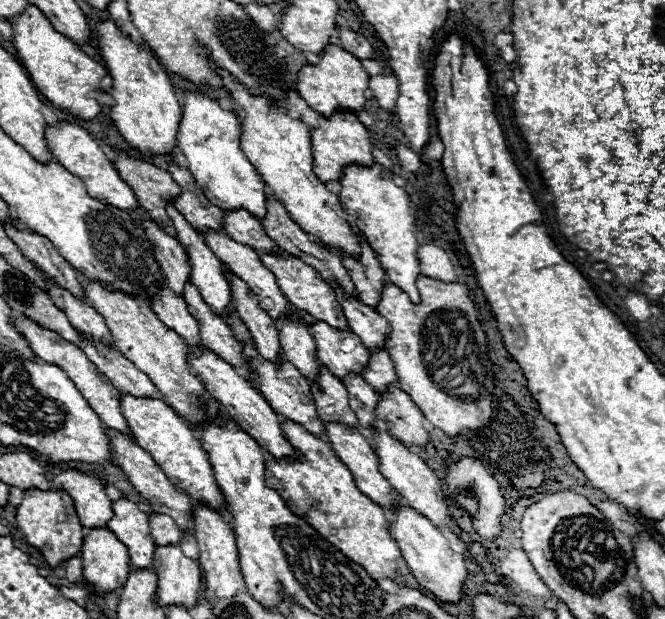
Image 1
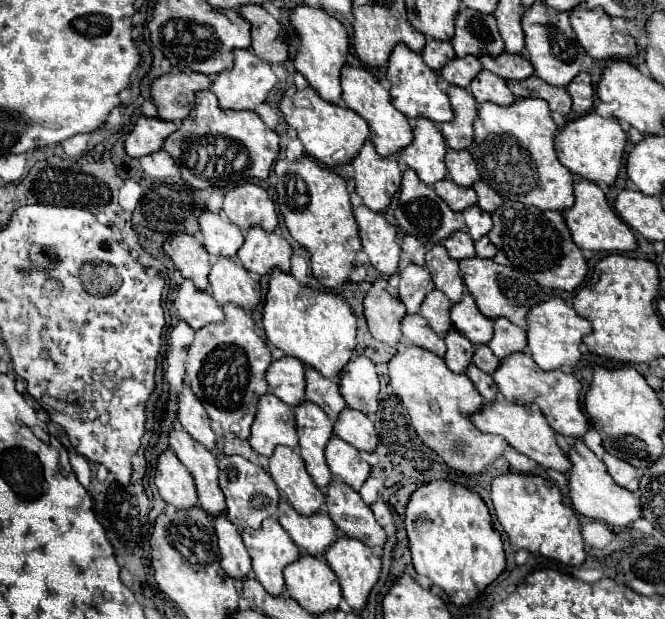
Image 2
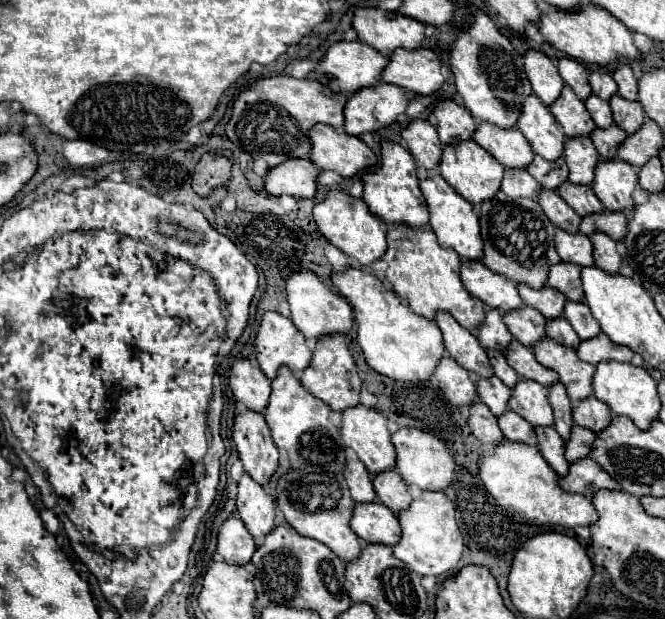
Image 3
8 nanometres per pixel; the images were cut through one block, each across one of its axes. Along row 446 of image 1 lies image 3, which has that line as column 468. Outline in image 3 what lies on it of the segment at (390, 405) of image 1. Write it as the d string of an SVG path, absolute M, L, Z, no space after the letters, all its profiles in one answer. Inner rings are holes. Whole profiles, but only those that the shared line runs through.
M476 402L470 406L468 426L470 426L472 434L486 446L498 446L500 442L504 442L504 434L498 428L496 416L482 402Z

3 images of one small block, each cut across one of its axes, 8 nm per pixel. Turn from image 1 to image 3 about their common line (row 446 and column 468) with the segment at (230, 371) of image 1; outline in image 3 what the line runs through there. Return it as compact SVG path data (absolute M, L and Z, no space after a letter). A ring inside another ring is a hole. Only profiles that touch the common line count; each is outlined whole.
M462 260L462 282L470 296L482 300L490 308L500 310L502 314L524 306L516 284L506 276L488 270L482 262Z

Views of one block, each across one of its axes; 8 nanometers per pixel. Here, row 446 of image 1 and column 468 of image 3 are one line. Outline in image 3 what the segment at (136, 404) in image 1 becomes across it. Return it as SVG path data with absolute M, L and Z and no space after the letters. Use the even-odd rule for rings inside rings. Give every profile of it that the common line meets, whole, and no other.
M474 140L454 144L454 146L444 146L442 162L440 162L440 174L442 178L470 204L482 204L486 200L492 200L502 184L504 168L500 162L496 162L484 148L480 148Z

